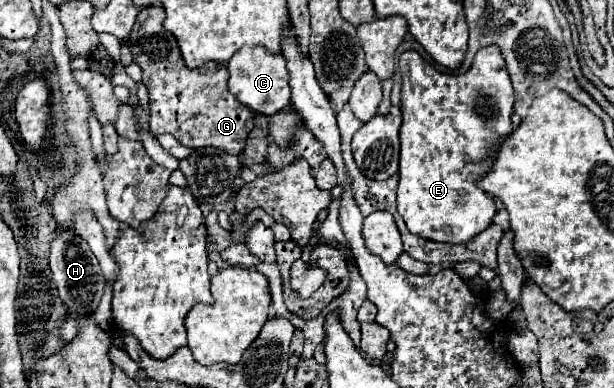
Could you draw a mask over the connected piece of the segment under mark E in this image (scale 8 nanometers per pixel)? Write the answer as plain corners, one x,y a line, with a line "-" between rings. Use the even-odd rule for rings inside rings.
496,46
482,48
472,68
466,74
442,74
422,60
418,52
400,56
402,72
402,128
400,128
400,182
398,182
398,212
408,230
420,238
434,242
462,244
484,232
496,214
496,202
476,186
488,174
498,146
514,130
510,116
514,104
512,82
504,58

